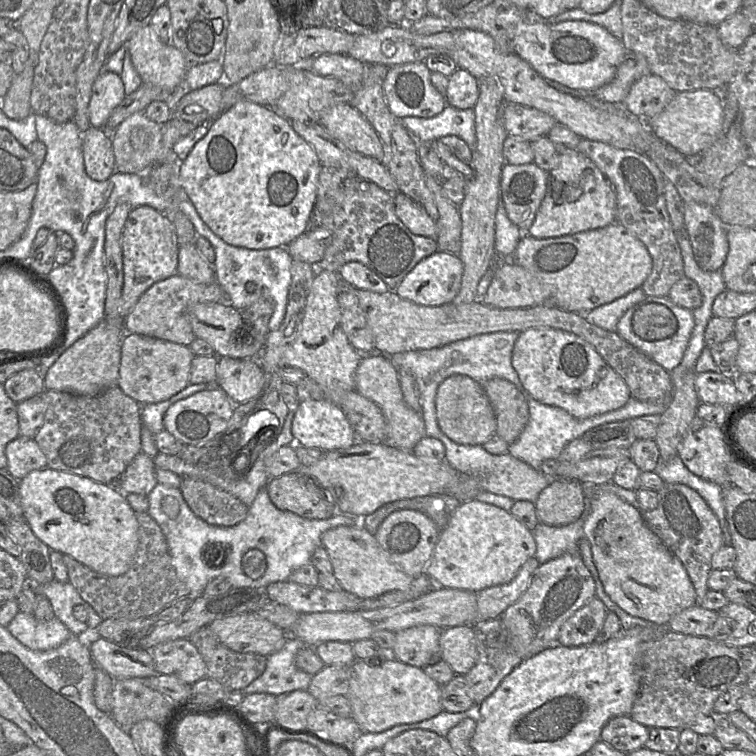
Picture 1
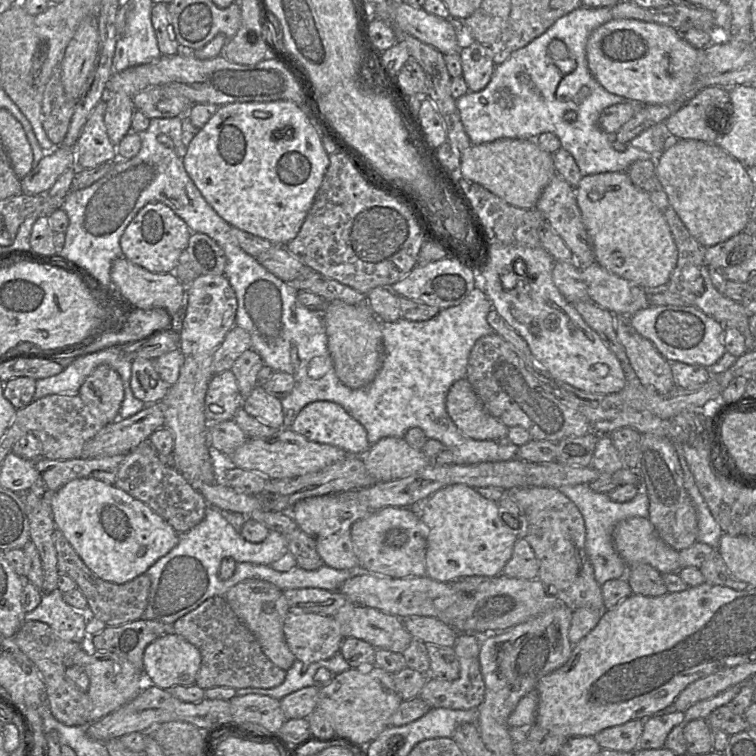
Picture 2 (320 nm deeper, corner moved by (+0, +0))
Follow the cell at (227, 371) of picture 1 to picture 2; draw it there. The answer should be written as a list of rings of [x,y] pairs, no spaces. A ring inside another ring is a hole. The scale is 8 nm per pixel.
[[[261,384],[256,385],[243,400],[245,411],[257,419],[276,428],[284,428],[282,401],[268,394]]]

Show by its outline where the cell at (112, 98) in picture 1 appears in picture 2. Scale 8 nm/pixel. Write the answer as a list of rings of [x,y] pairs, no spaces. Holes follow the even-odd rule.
[[[107,94],[104,123],[112,144],[118,146],[121,140],[132,131],[131,123],[135,107],[131,96]]]

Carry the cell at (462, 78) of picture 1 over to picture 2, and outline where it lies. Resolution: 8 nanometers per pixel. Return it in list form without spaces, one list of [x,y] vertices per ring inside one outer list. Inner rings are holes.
[[[470,39],[461,42],[458,54],[462,65],[461,77],[465,80],[468,89],[471,92],[484,89],[496,66],[491,51],[481,43]]]

